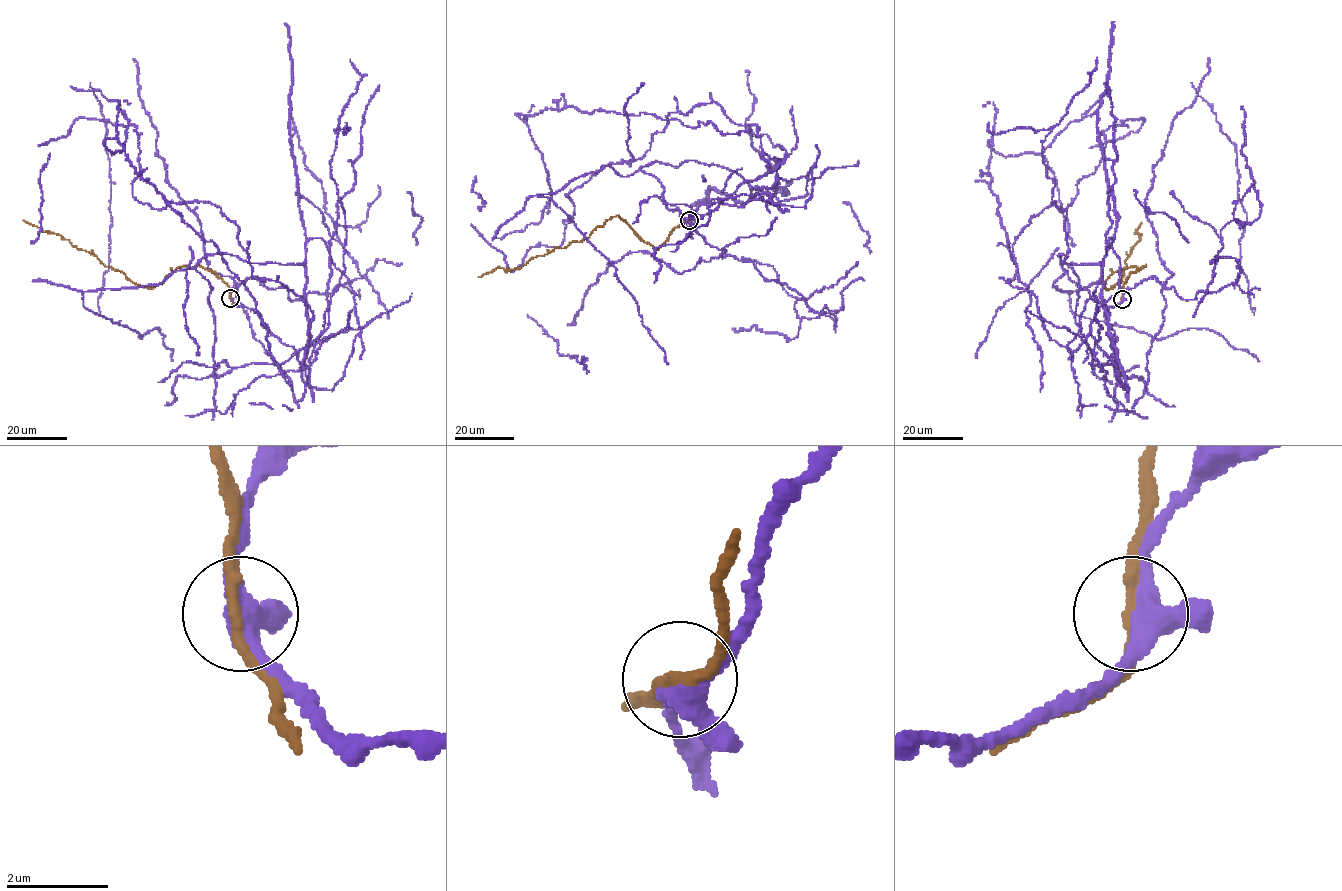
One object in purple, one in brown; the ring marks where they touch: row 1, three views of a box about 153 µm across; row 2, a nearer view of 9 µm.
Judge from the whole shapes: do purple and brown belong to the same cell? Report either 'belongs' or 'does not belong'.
does not belong

